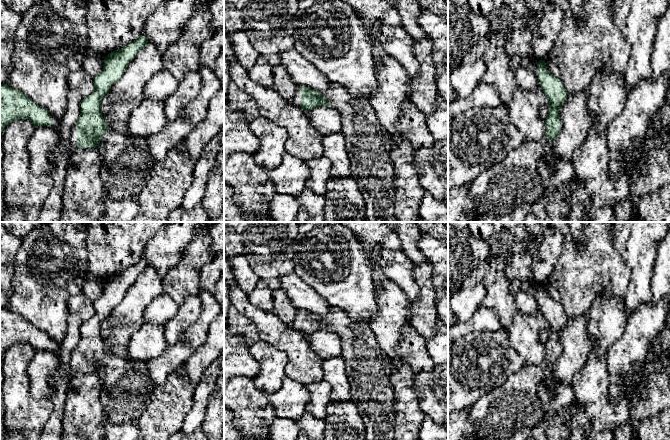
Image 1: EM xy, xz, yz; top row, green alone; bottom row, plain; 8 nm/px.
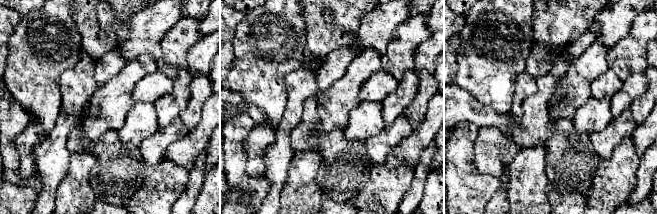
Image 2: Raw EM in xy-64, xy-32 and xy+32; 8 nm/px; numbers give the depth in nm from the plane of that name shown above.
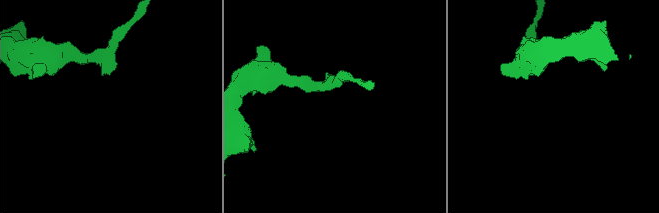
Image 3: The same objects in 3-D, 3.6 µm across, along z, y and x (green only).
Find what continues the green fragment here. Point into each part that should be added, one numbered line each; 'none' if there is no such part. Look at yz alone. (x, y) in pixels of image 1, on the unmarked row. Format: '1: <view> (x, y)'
1: yz (521, 402)

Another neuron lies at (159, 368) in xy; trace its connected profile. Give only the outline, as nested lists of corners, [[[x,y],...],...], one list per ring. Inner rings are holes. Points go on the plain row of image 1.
[[[184,335],[172,346],[166,349],[158,357],[146,362],[146,371],[152,380],[153,387],[165,383],[169,375],[182,366],[193,354],[190,344]]]

